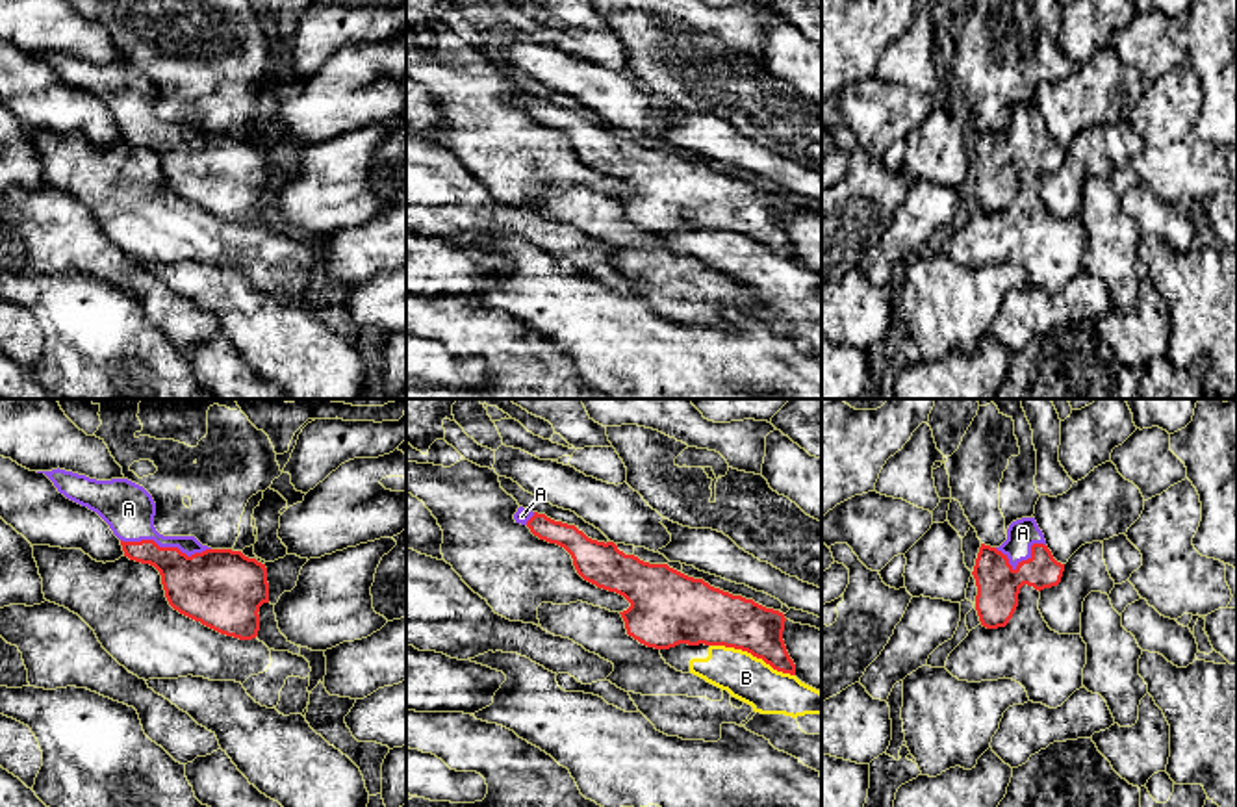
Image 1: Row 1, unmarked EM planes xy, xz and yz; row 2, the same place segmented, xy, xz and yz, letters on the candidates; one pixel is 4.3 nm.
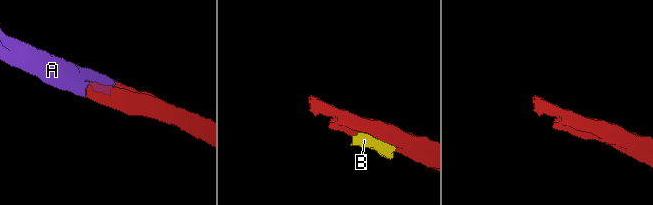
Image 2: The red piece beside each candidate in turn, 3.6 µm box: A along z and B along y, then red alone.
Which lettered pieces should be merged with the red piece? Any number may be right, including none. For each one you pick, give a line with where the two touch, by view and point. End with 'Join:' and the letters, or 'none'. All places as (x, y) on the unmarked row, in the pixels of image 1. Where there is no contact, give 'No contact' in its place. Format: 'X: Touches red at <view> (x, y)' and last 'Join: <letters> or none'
A: Touches red at xy (165, 132)
Join: A

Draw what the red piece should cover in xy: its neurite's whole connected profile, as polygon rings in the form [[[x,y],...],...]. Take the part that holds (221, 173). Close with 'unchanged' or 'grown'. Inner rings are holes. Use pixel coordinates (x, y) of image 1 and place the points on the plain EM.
[[[59,52],[37,58],[96,96],[121,124],[124,141],[156,152],[174,195],[226,221],[258,221],[258,197],[269,187],[265,148],[241,135],[211,134],[195,121],[159,119],[152,80],[128,63],[96,65]]]; grown

